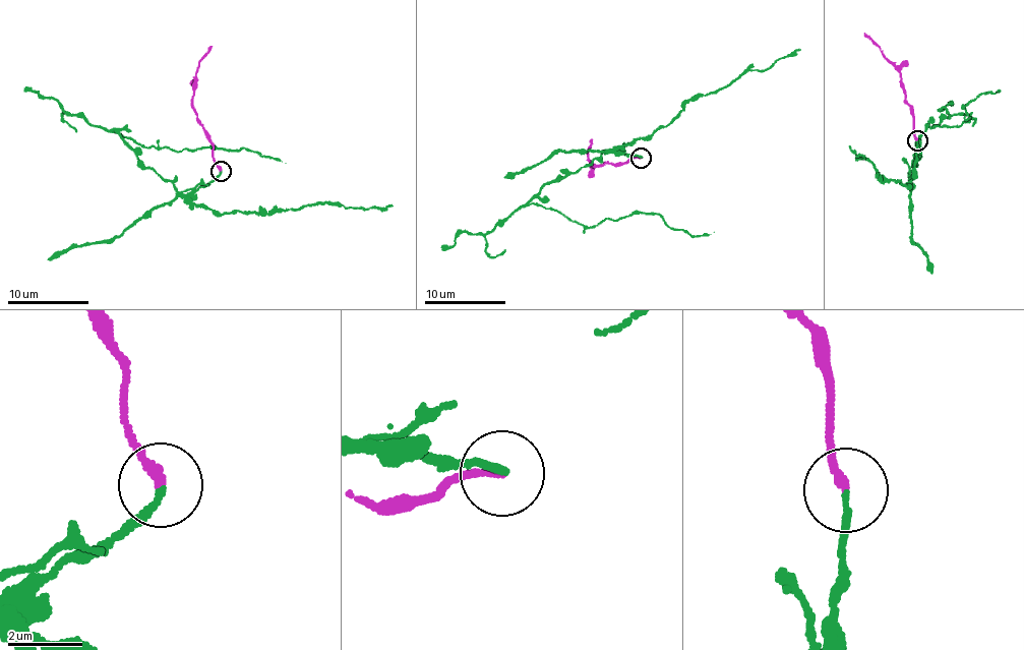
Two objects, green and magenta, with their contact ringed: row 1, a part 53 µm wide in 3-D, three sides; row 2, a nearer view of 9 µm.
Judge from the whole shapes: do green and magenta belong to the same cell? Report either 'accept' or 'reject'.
reject

